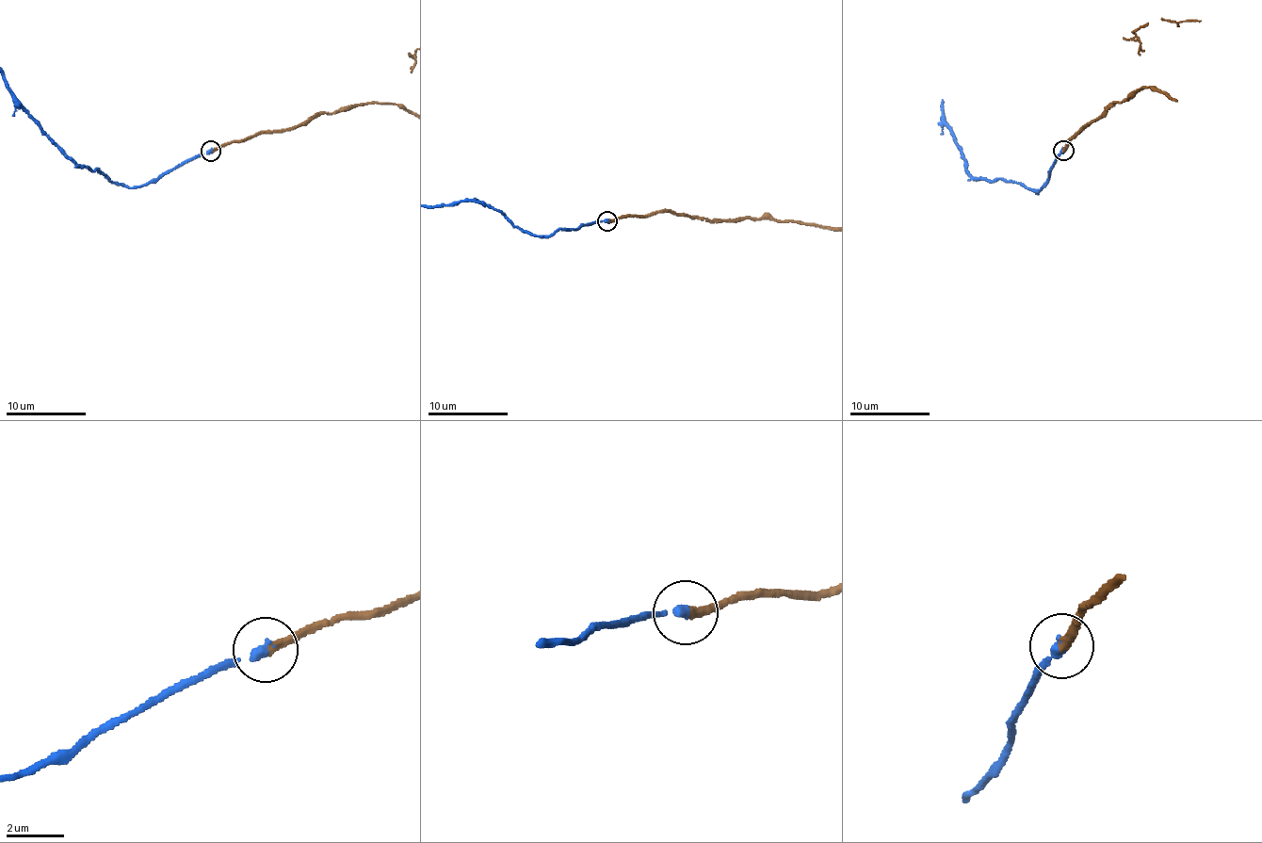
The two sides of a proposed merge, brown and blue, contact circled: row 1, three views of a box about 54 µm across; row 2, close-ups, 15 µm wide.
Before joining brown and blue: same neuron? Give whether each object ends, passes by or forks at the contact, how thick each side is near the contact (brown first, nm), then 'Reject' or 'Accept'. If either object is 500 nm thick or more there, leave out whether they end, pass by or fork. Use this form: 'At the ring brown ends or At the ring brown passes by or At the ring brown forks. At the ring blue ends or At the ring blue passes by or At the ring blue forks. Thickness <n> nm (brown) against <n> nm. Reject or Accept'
At the ring brown ends. At the ring blue ends. Thickness 320 nm (brown) against 320 nm. Accept

